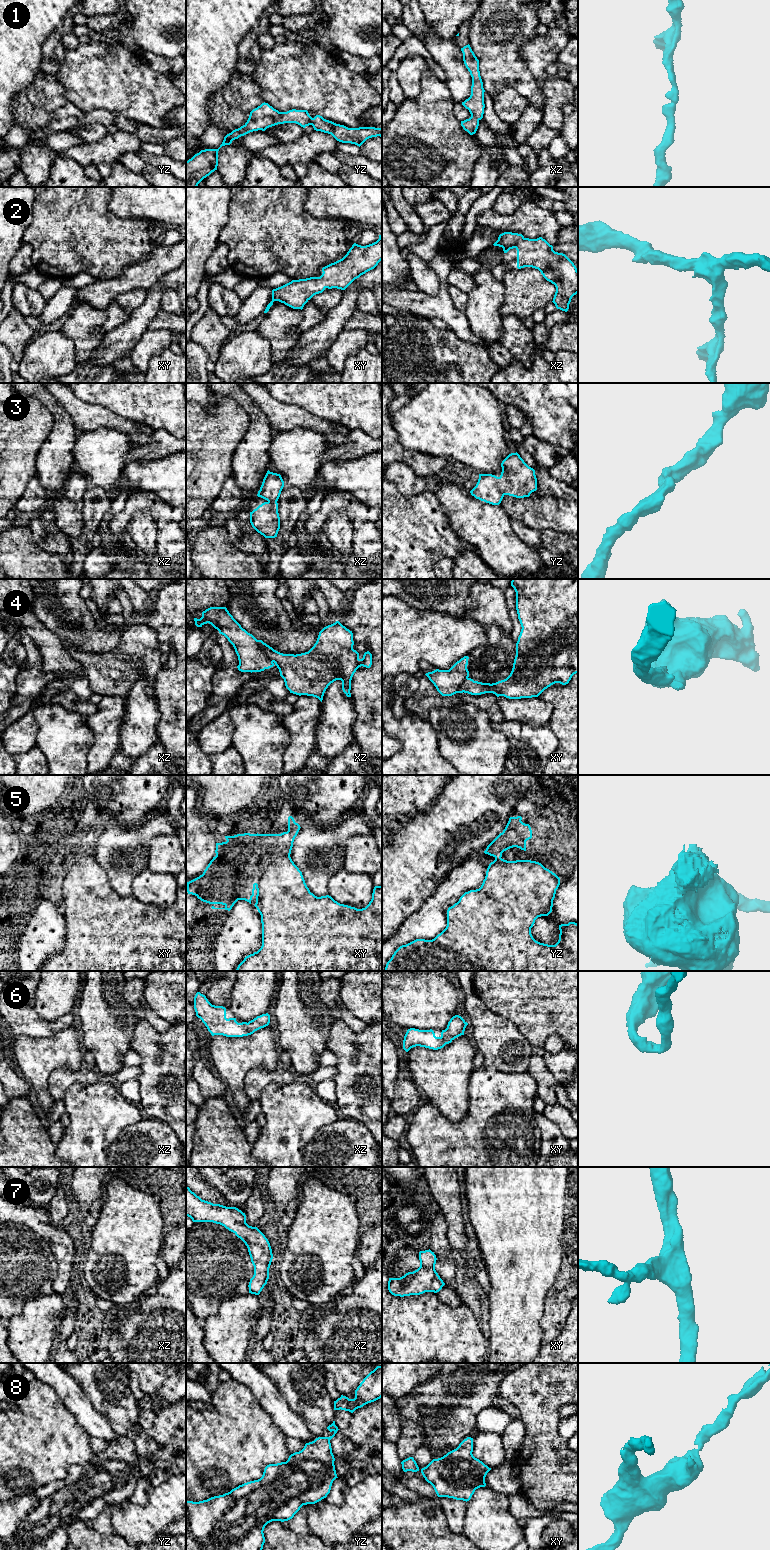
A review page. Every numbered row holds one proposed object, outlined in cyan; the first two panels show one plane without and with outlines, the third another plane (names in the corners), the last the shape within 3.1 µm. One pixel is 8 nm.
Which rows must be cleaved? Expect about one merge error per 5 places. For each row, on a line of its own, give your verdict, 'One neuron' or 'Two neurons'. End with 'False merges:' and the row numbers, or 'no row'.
1: One neuron
2: One neuron
3: One neuron
4: Two neurons
5: One neuron
6: One neuron
7: One neuron
8: One neuron
False merges: 4

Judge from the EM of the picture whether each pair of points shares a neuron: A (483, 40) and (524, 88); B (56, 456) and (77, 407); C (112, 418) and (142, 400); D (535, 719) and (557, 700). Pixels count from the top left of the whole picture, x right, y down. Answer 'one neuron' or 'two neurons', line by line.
A: one neuron
B: two neurons
C: two neurons
D: two neurons

